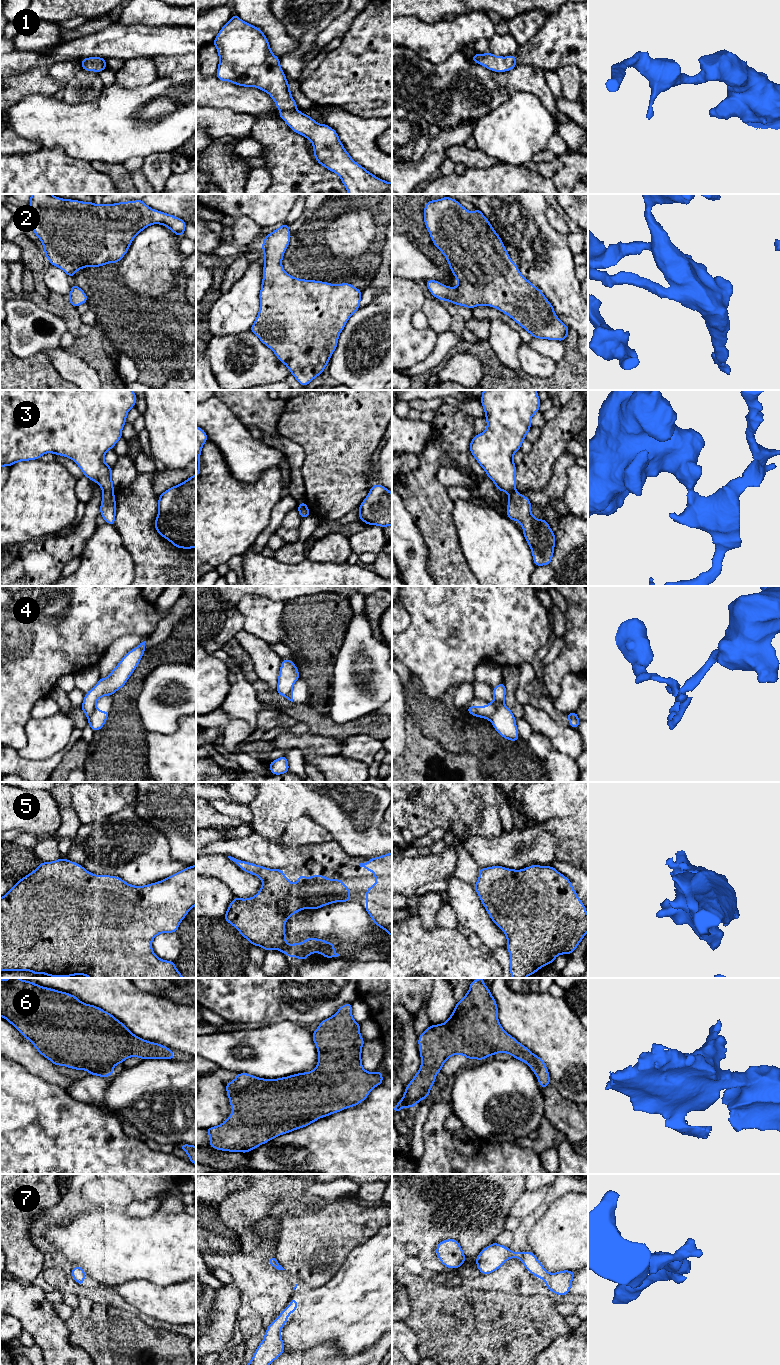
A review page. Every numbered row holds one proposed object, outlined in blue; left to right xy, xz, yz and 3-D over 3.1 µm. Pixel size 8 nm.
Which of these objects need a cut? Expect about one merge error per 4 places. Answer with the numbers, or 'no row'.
3, 4

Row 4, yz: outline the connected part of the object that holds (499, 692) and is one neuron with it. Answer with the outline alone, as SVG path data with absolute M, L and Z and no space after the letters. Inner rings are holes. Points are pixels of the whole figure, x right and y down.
M504 682L498 684L493 687L493 697L494 700L488 703L486 706L467 706L467 711L469 714L484 718L491 721L491 718L496 710L496 707L499 704L504 703L504 699L506 696L506 686Z

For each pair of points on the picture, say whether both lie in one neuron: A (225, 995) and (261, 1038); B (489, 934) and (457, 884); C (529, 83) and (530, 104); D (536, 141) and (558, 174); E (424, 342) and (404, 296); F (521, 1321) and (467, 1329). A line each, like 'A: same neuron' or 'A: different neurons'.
A: different neurons
B: same neuron
C: different neurons
D: different neurons
E: same neuron
F: same neuron

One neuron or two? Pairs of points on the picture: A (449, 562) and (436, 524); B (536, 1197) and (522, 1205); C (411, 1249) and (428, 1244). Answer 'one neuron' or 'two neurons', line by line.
A: one neuron
B: one neuron
C: two neurons

